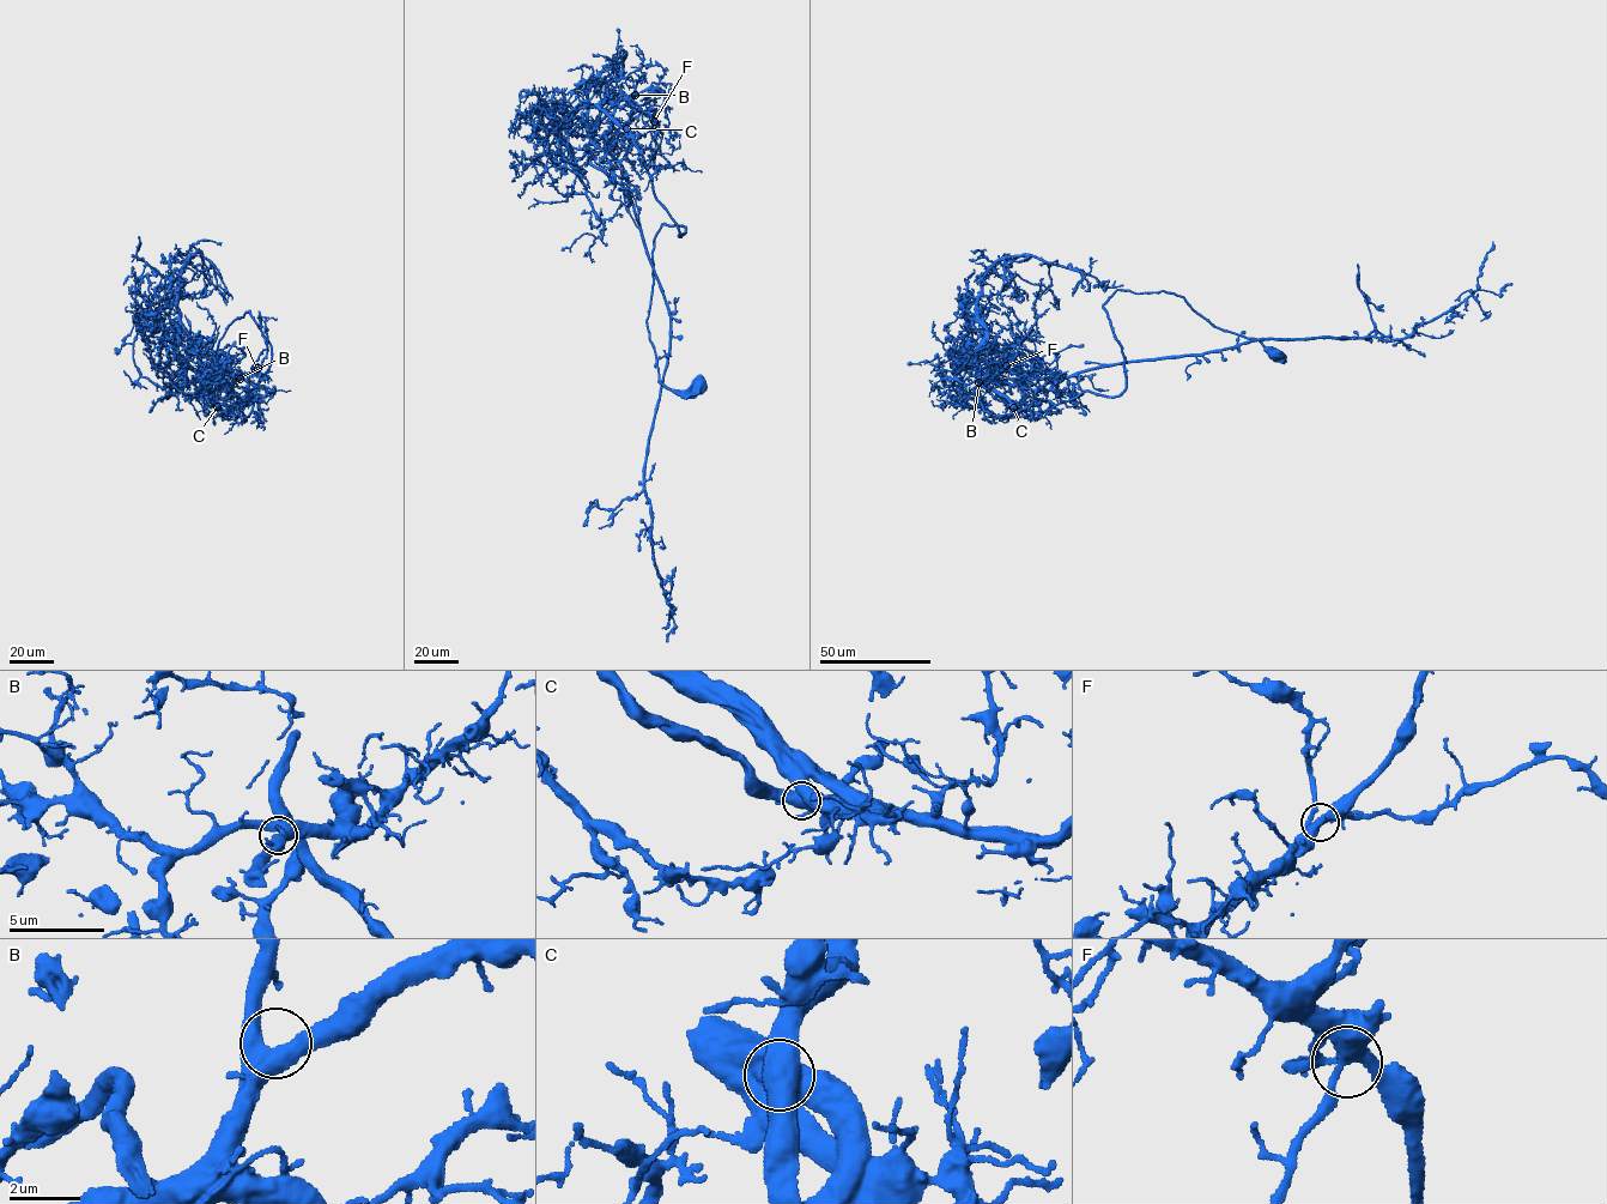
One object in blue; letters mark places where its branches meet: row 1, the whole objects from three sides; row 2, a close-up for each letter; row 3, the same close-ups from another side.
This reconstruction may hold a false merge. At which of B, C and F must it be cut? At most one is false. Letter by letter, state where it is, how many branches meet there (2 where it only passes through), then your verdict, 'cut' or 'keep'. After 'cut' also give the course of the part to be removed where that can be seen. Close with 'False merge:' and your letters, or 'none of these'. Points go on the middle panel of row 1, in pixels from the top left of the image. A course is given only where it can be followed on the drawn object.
B: place (635, 95); branches 3; keep
C: place (626, 128); branches 3; keep
F: place (654, 121); branches 3; keep
False merge: none of these

